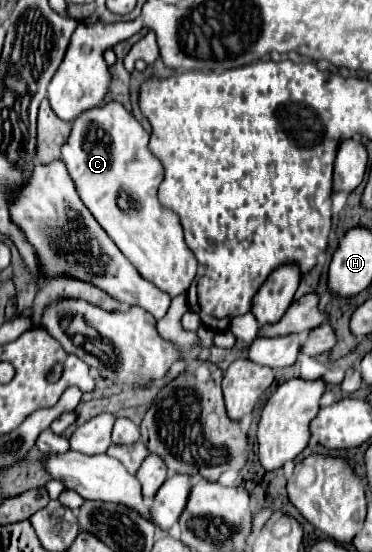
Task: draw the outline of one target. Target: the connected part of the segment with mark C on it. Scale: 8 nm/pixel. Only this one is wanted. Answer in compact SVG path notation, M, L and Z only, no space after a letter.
M110 102L106 106L92 108L74 120L72 132L66 144L62 146L62 160L70 172L70 178L76 184L76 190L84 206L92 212L96 222L100 222L100 226L114 240L120 252L136 266L142 278L156 284L160 290L168 292L174 298L186 292L190 282L194 280L196 258L184 244L184 234L182 234L178 216L158 202L156 192L158 192L160 180L164 178L164 170L158 158L150 154L148 140L150 140L150 134L140 126L140 122L122 104Z

